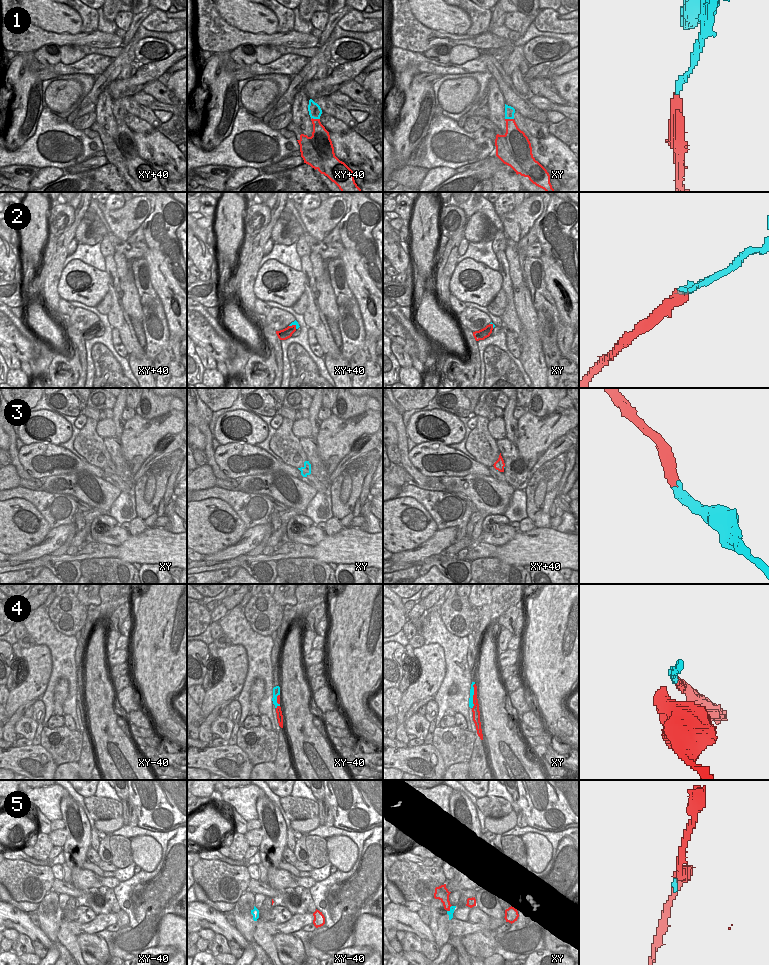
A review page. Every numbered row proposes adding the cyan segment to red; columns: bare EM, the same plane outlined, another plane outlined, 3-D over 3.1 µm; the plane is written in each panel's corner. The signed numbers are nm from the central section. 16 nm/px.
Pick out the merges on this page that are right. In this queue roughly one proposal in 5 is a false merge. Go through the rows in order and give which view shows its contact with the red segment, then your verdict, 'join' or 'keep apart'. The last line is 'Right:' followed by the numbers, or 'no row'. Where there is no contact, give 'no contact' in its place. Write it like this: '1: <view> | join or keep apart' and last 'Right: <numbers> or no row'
1: xy+40 | keep apart
2: xy+40 | join
3: no contact | join
4: xy | join
5: xy | keep apart
Right: 2, 3, 4

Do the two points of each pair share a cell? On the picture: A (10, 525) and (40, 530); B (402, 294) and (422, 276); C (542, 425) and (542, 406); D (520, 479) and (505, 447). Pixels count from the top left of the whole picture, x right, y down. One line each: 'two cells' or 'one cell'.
A: one cell
B: two cells
C: two cells
D: one cell

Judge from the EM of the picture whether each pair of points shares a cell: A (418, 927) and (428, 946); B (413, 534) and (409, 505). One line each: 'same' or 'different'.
A: different
B: same

